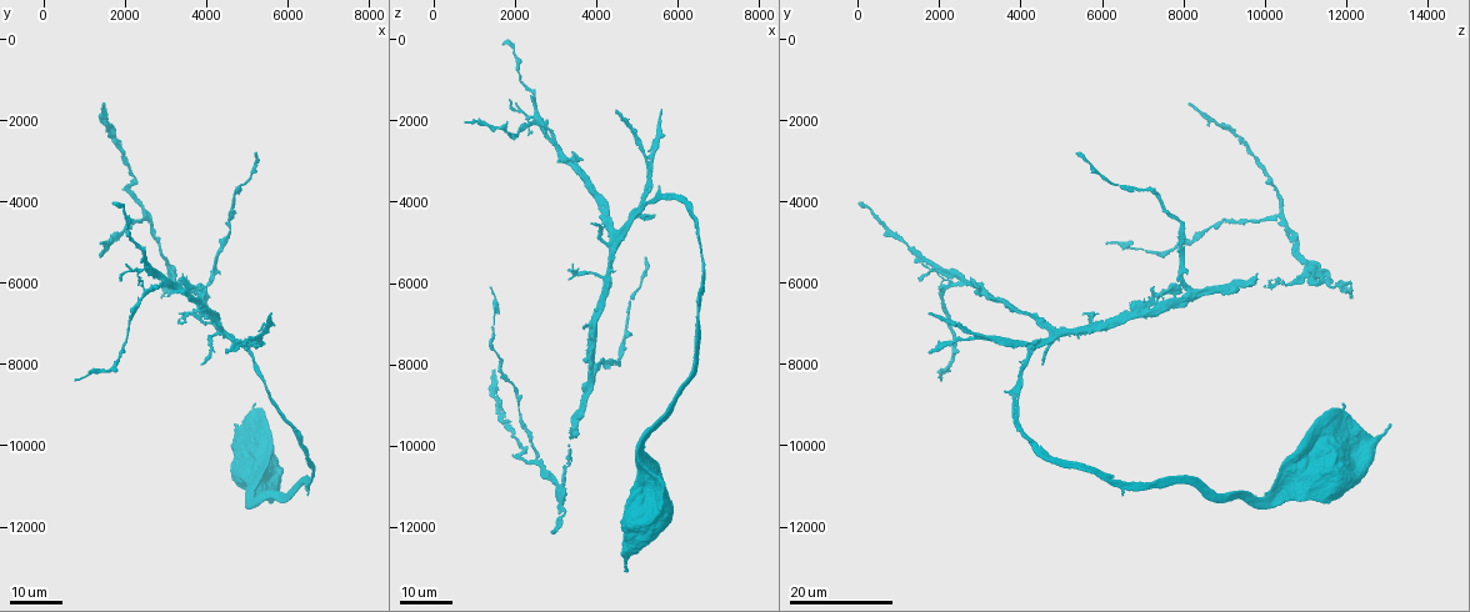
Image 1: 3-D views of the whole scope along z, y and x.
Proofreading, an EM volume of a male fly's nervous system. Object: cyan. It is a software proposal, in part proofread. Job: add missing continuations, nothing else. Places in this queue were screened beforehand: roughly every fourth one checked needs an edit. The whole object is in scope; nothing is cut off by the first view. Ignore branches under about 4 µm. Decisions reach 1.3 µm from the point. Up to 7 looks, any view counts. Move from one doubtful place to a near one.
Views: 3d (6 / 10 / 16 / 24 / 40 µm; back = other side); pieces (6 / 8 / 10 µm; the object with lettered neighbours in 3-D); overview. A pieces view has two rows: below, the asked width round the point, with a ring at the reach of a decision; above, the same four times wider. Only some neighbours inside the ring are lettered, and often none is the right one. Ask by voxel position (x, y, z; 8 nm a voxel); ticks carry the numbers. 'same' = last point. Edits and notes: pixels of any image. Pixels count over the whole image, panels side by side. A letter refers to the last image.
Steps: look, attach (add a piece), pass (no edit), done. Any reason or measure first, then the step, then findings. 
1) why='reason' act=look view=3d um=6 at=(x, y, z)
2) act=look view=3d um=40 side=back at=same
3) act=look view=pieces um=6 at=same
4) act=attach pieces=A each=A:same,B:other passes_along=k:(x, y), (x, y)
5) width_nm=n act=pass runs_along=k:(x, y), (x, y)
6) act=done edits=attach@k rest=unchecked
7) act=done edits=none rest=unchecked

why='long arm stops here' act=look view=3d um=24 at=(4500, 7650, 1750)

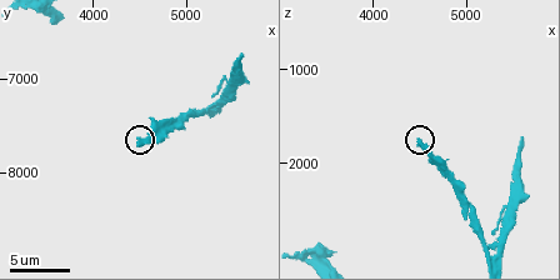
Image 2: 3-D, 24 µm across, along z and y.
act=look view=pieces um=6 at=(4450, 7700, 1750)

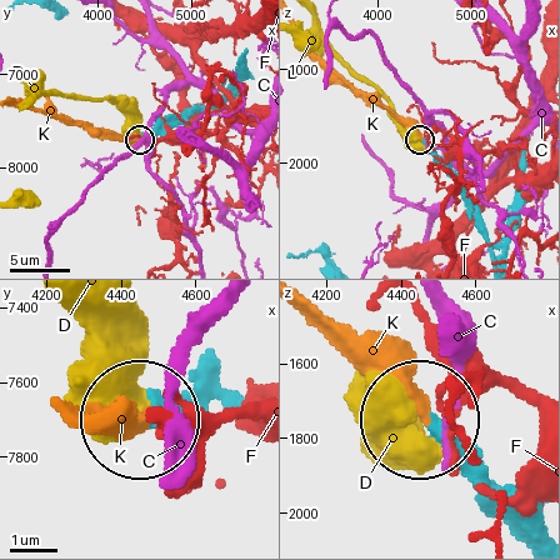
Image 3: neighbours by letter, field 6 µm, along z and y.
width_nm=300 act=attach pieces=K each=C:other,D:other,F:other,K:same found='it goes on there'

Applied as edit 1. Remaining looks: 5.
act=look view=3d um=16 at=(3850, 7950, 4550)

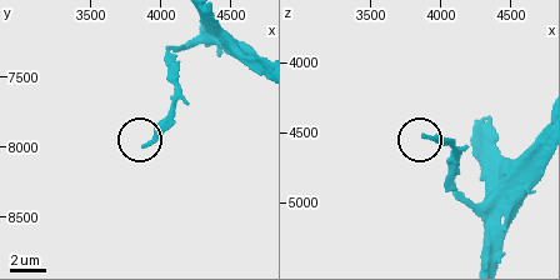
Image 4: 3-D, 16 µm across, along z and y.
act=look view=pieces um=8 at=(3900, 8000, 4520)

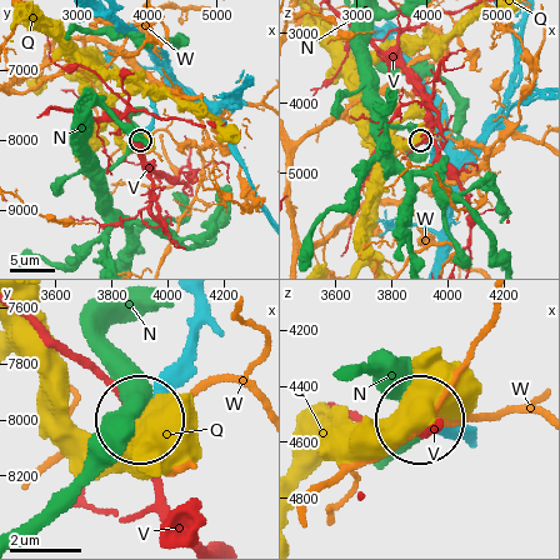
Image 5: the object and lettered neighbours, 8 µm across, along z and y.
act=pass each=N:other,Q:other,V:other,W:other found='no lettered piece goes on from it'

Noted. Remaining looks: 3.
why='free end' act=look view=pieces um=8 at=(5600, 6750, 1750)

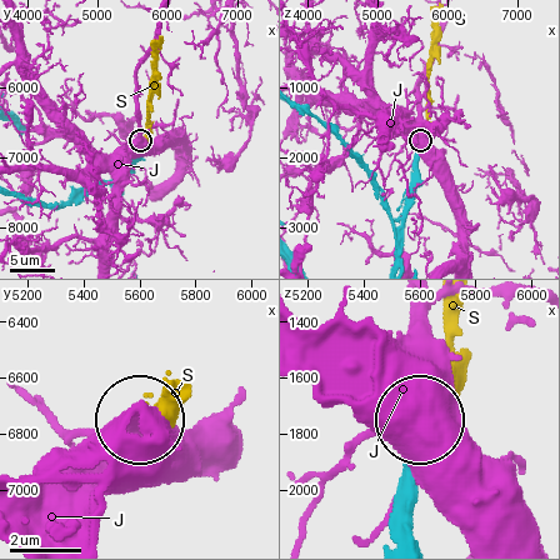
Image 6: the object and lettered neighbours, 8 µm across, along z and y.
act=attach pieces=S each=J:other,S:same found='it goes on there'

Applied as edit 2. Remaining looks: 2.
act=done edits=attach@3,attach@6 rest=unchecked

